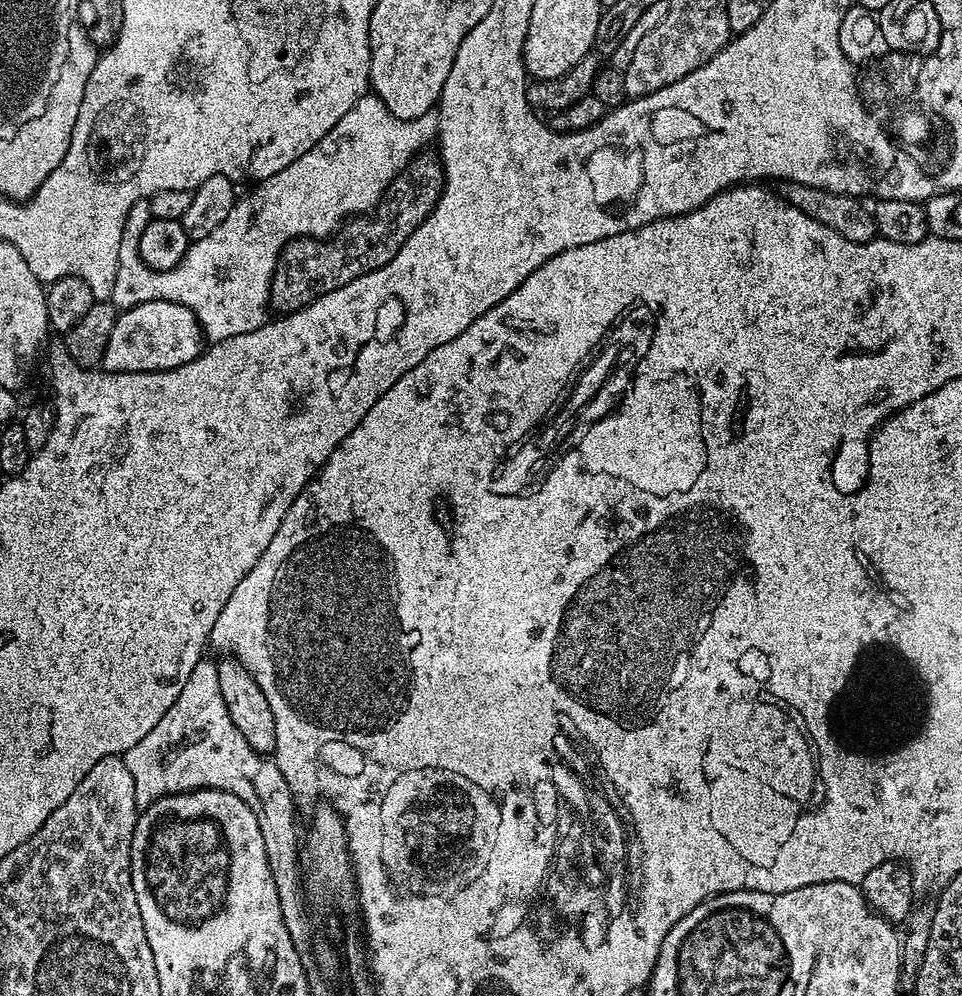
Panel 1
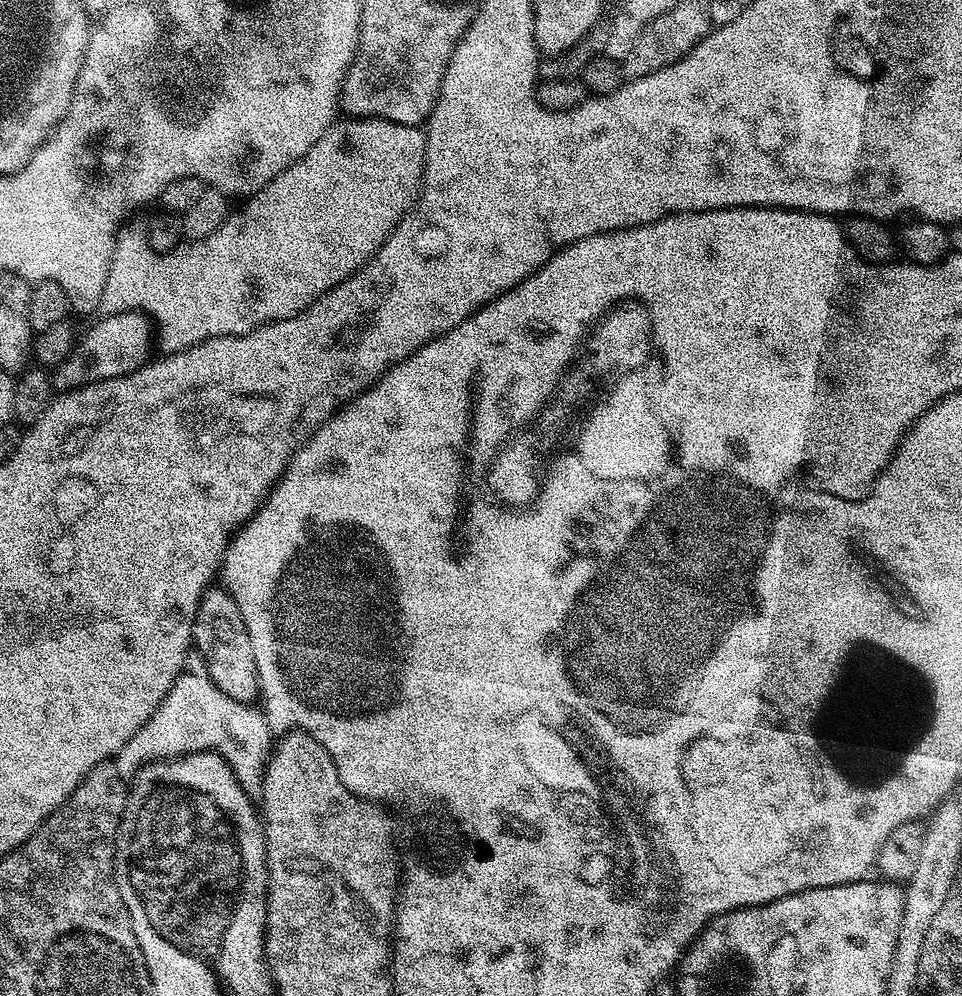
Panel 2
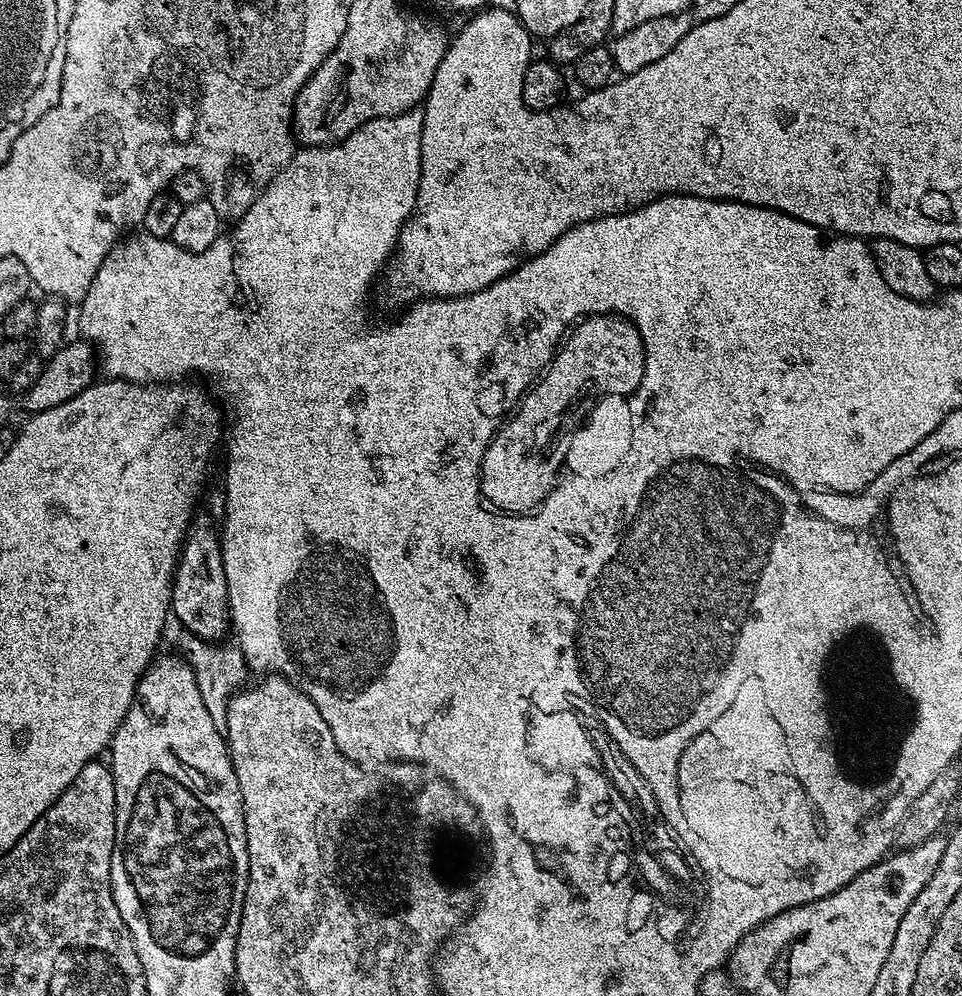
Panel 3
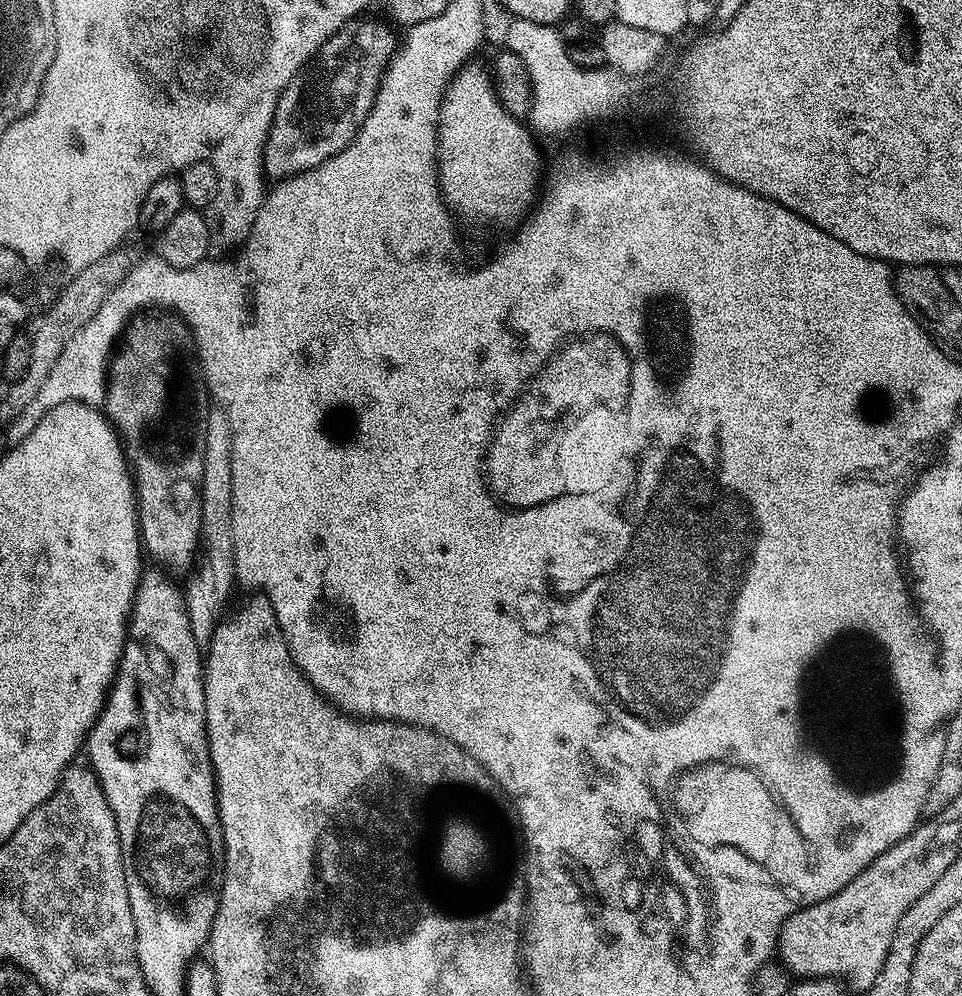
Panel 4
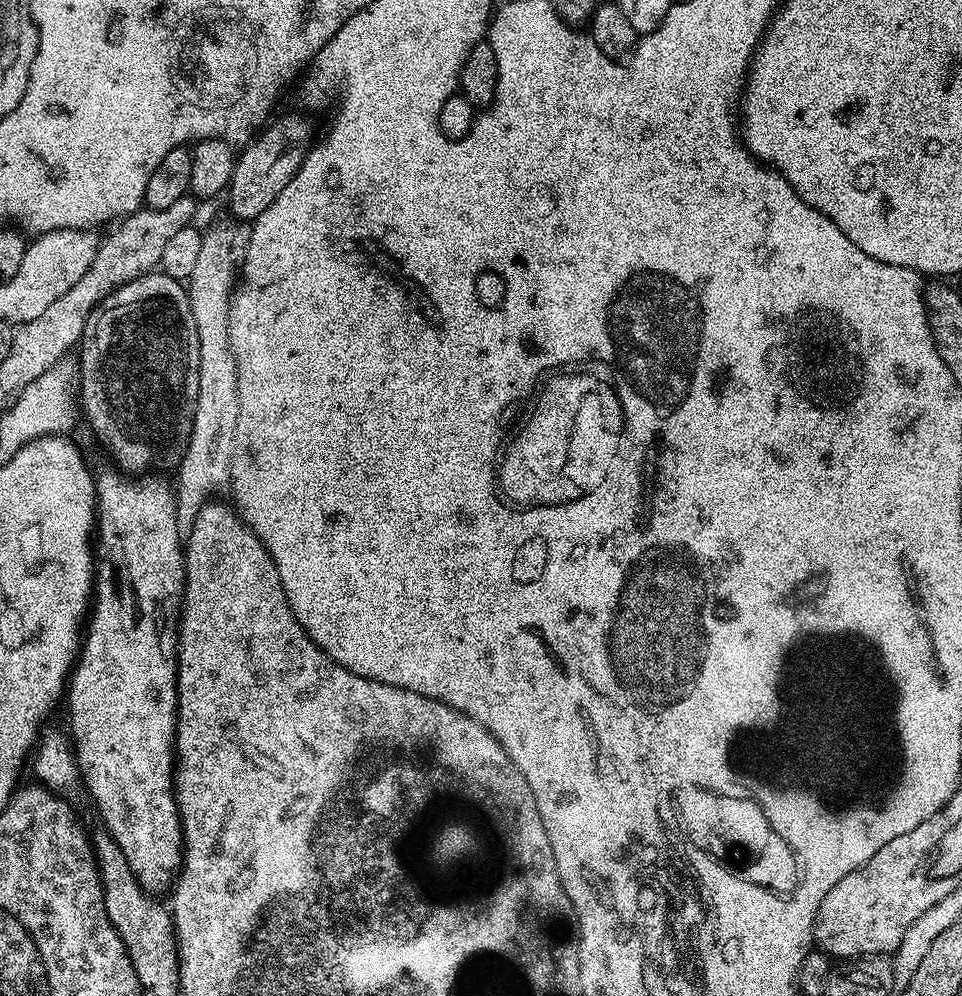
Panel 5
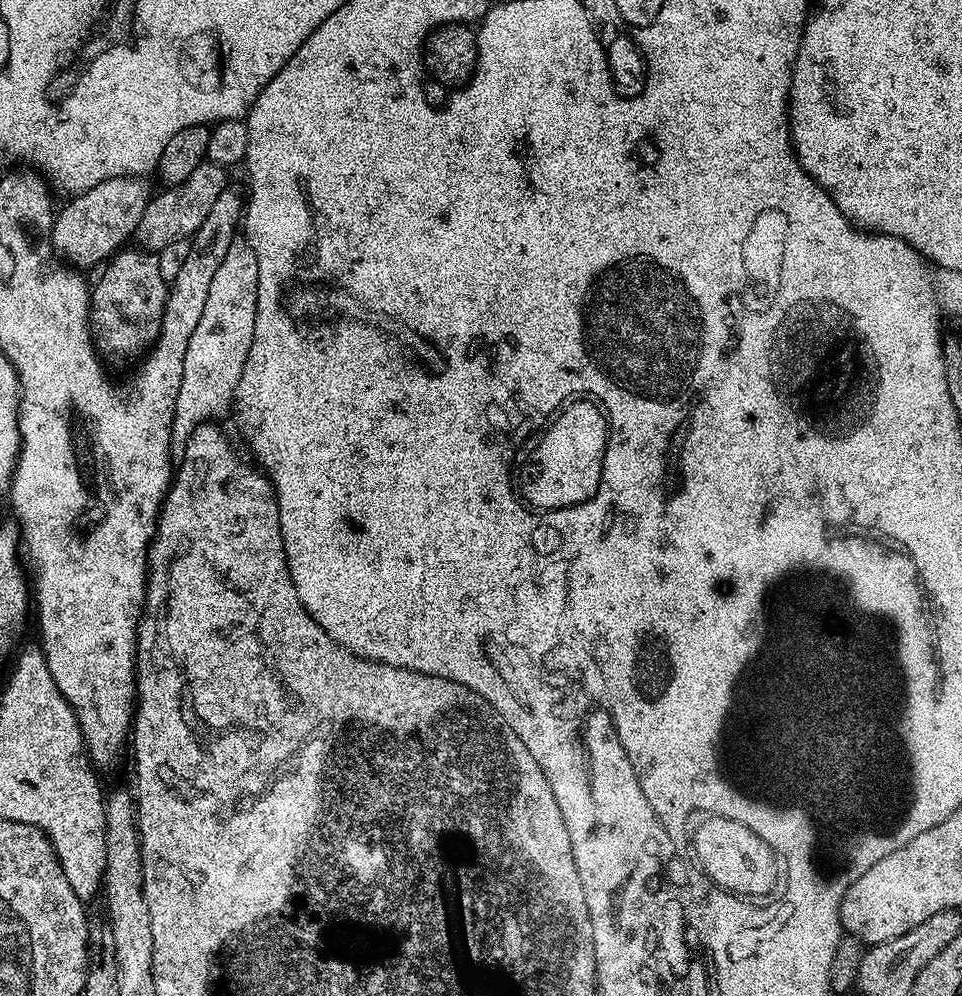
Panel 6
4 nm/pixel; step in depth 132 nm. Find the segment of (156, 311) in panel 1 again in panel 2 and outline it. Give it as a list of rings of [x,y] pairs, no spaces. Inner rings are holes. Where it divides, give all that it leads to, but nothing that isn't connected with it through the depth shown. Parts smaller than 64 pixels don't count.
[[[119,312],[113,316],[101,315],[99,319],[85,336],[83,333],[77,339],[68,357],[51,373],[52,386],[57,393],[63,394],[87,384],[125,376],[147,364],[153,355],[154,324],[143,312]]]

